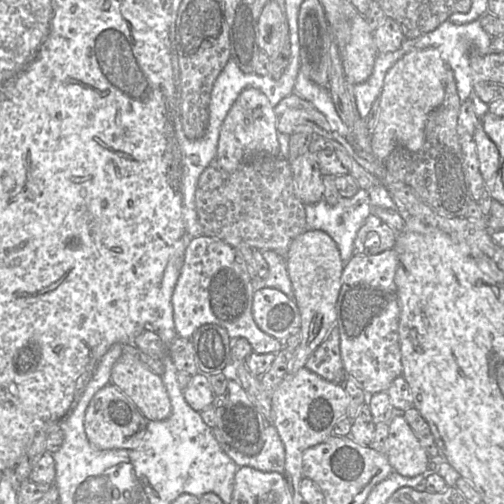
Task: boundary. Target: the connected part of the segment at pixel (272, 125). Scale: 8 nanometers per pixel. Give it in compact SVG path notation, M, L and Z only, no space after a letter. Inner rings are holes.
M244 89L233 103L219 132L216 159L221 168L234 171L255 156L280 156L274 107L260 90Z

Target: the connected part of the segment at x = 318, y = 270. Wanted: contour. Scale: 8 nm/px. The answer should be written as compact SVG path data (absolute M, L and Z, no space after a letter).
M307 230L293 239L285 256L285 264L301 319L301 342L287 366L287 376L291 376L305 367L309 356L336 326L336 303L345 264L335 241L319 230Z

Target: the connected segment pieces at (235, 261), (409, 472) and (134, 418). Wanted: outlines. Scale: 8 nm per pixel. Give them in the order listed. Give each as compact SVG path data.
M212 236L191 238L185 247L183 265L171 297L177 336L190 339L200 326L216 324L223 327L231 339L245 338L257 354L278 353L283 343L264 333L254 322L252 302L256 288L234 247Z
M398 411L389 424L386 457L393 470L405 477L424 473L430 464L427 451Z
M114 384L101 388L91 399L84 417L84 430L90 444L99 450L132 450L140 446L147 420L135 404Z

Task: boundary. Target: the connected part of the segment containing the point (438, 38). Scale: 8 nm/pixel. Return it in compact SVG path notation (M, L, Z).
M447 20L429 33L414 39L405 39L402 47L404 53L426 48L437 49L446 66L454 73L457 92L461 103L463 103L469 98L471 92L474 92L470 58L473 55L486 55L490 53L492 40L493 38L485 32L479 20L461 25L454 24L450 20Z

